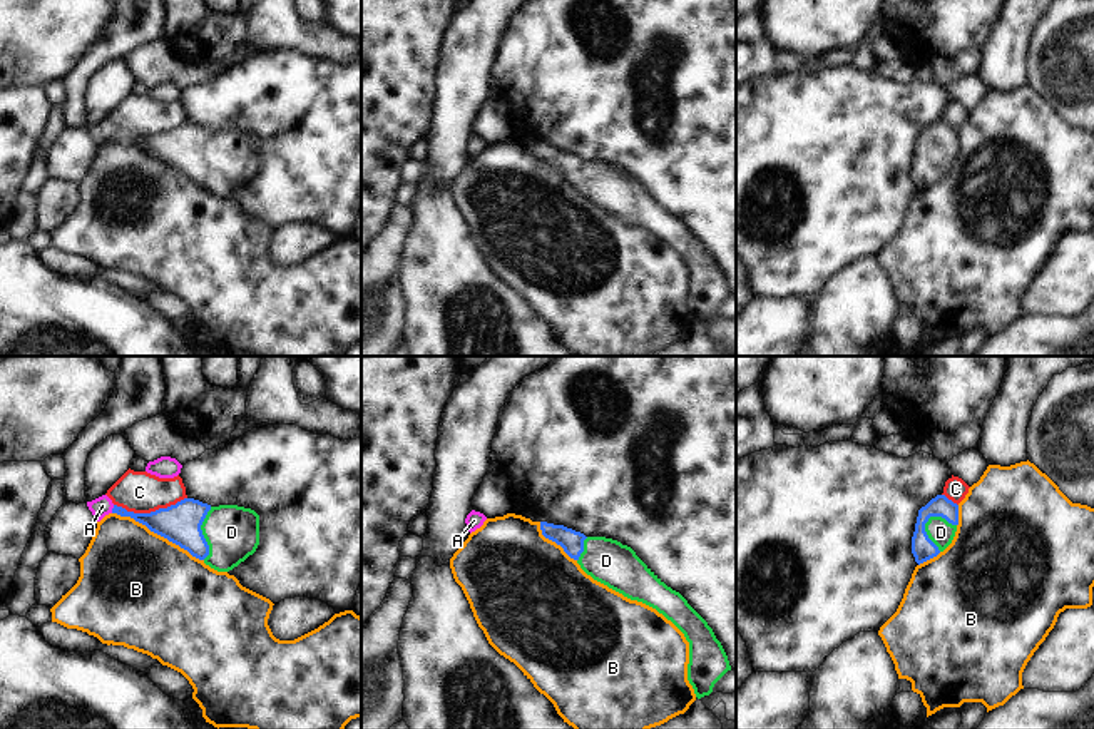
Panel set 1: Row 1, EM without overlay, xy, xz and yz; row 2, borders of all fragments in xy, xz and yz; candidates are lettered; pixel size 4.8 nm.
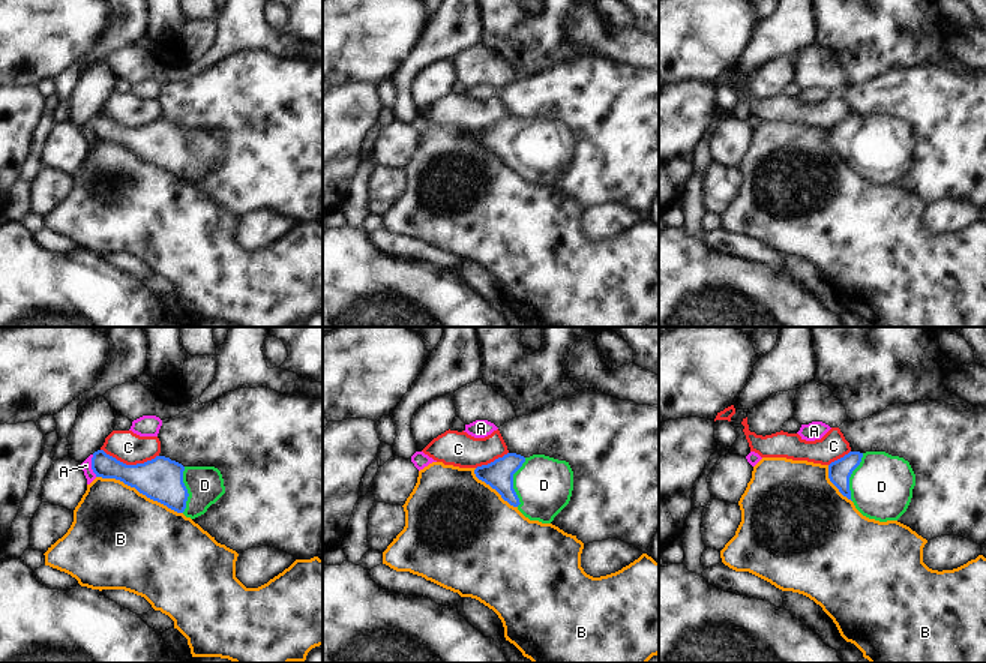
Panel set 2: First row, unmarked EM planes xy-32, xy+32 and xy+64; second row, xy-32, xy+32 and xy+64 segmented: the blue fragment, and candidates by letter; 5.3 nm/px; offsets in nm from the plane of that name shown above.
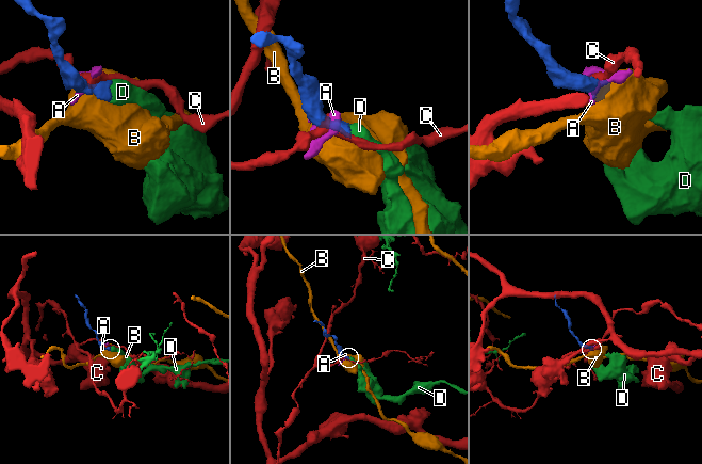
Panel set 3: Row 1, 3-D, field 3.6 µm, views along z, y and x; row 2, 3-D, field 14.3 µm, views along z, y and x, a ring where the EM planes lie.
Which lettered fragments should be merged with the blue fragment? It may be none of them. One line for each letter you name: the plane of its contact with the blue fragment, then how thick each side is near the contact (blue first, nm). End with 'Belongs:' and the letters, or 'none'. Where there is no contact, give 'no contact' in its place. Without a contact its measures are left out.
D: yz | 110/120 nm
Belongs: D

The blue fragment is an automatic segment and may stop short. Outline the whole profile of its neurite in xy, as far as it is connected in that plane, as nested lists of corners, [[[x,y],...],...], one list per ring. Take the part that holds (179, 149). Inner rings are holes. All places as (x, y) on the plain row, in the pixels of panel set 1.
[[[184,124],[151,139],[134,139],[117,130],[112,139],[134,144],[217,197],[233,196],[259,171],[259,140],[238,130],[211,132]]]

